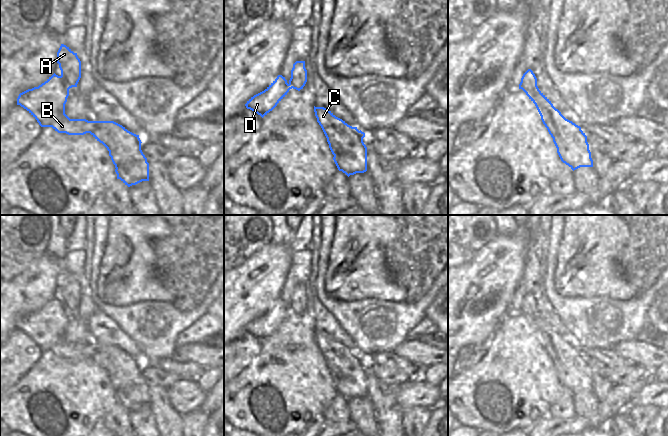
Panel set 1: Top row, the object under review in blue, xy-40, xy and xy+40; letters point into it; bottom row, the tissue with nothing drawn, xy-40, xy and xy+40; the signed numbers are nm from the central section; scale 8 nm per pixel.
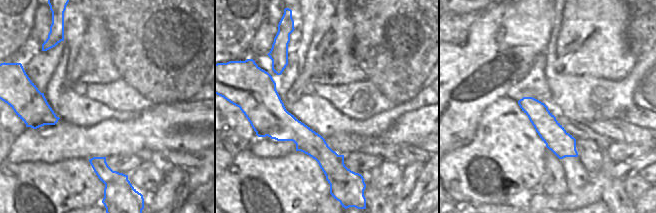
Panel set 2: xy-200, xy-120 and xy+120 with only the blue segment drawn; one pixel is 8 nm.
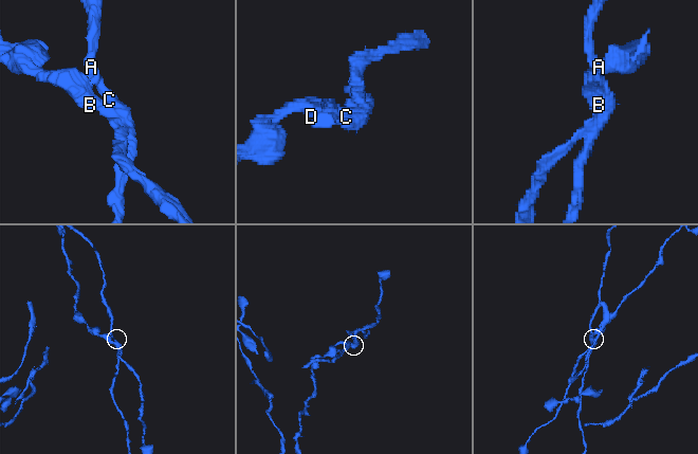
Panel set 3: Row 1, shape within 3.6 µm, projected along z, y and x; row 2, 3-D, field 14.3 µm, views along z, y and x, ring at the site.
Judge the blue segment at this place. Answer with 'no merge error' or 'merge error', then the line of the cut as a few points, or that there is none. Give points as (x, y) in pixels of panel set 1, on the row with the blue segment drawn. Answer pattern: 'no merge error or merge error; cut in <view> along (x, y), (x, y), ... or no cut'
merge error; cut in xy-40 along (96, 121), (112, 144), (118, 148), (118, 157)

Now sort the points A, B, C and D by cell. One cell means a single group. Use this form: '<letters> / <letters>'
A C / B D

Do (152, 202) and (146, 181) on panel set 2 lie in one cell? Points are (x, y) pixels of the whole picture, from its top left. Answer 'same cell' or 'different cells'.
different cells

